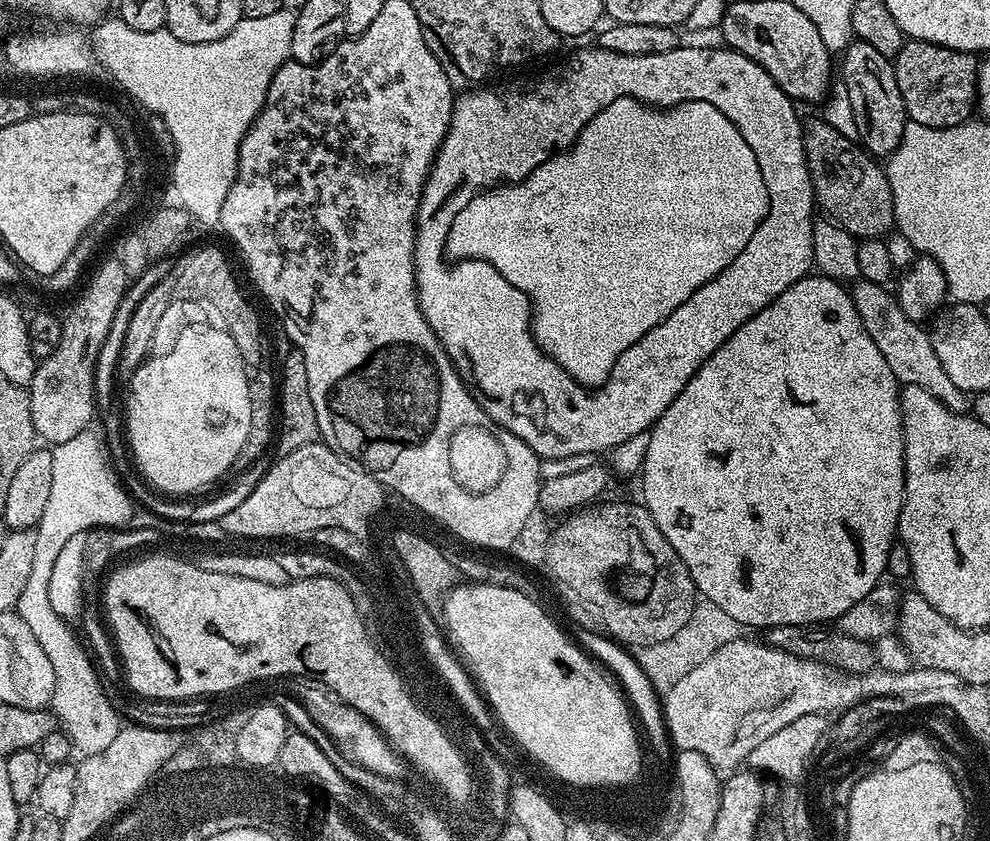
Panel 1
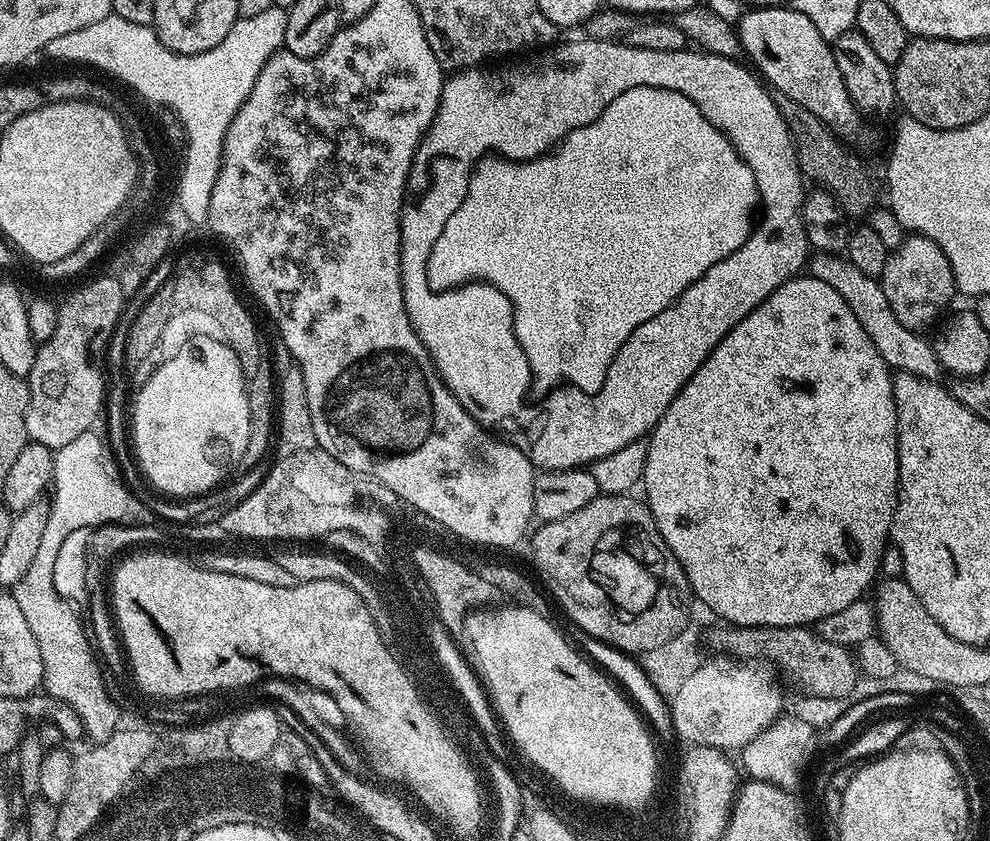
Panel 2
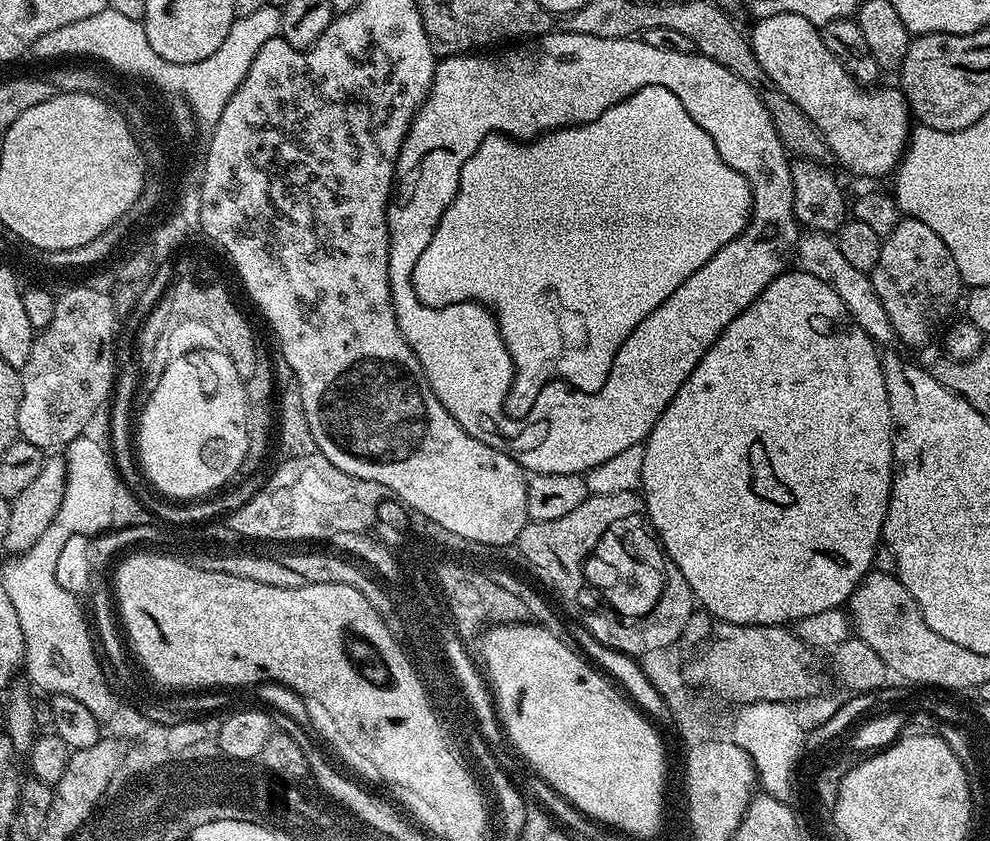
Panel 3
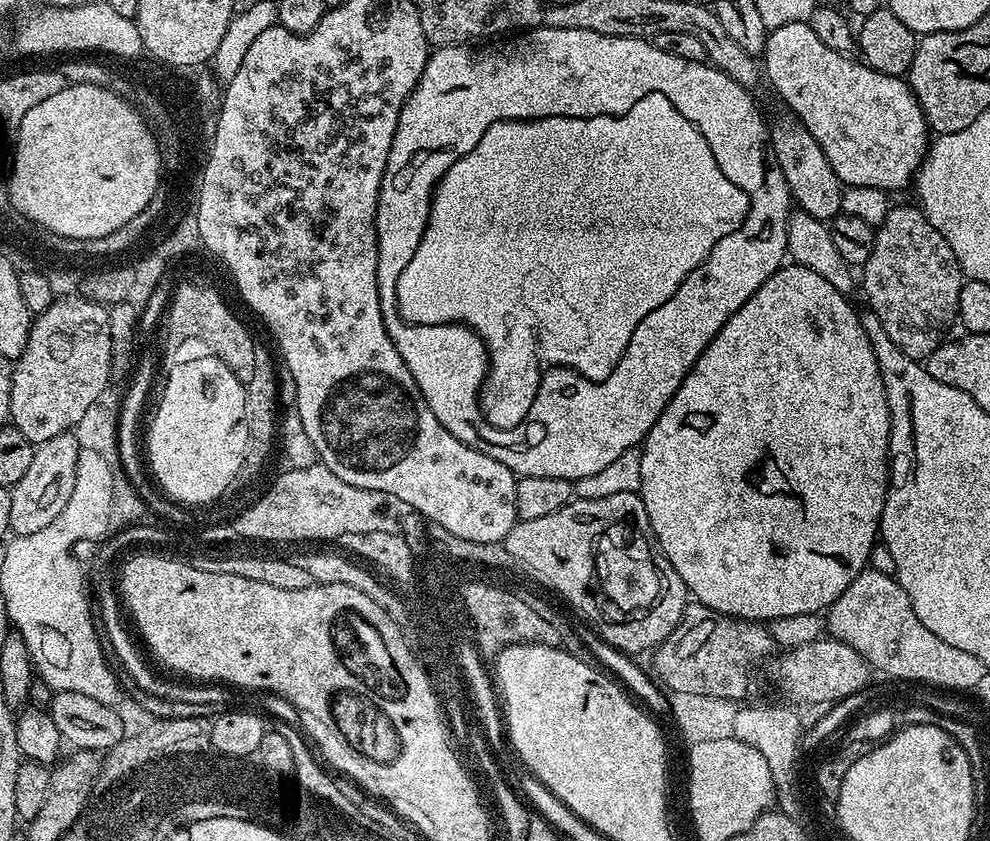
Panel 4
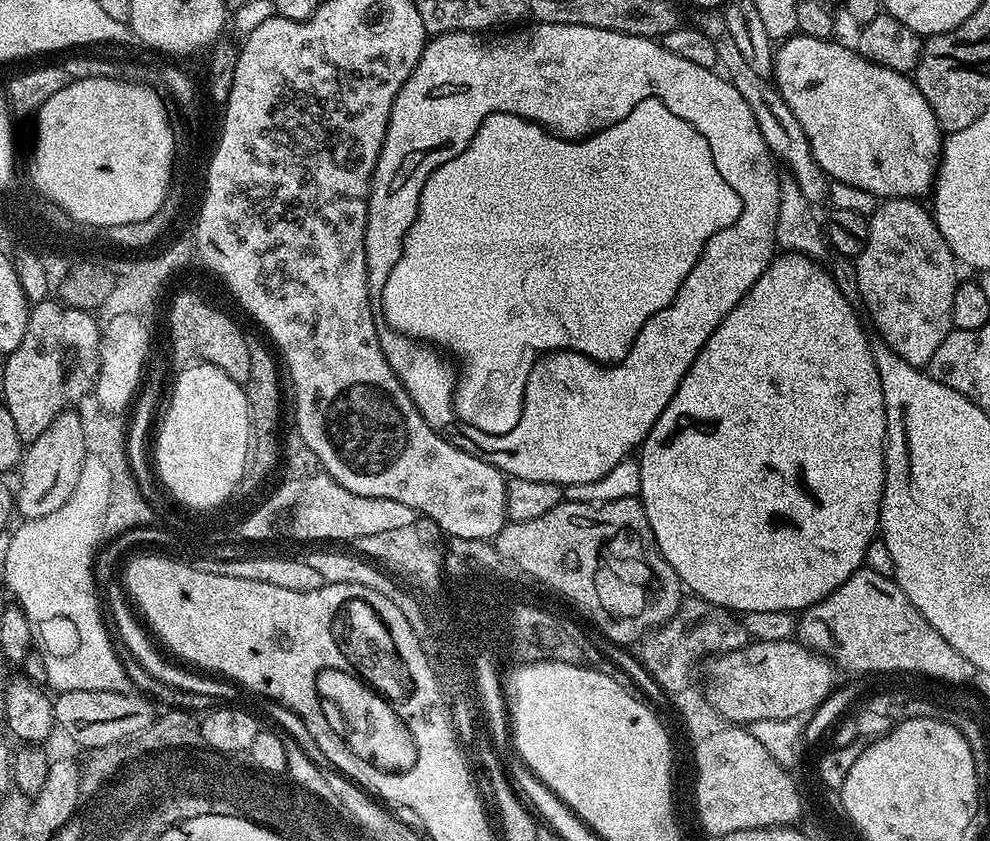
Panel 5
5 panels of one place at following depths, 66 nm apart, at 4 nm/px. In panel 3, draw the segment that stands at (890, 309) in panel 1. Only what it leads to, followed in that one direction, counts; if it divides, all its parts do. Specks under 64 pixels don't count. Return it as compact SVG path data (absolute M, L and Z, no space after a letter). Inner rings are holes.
M805 231L796 242L794 256L797 261L800 259L799 267L803 271L814 274L814 278L822 278L822 282L826 282L826 286L830 286L830 290L834 290L834 294L842 298L852 320L858 322L858 326L862 326L862 330L866 330L866 334L877 345L888 346L884 344L897 339L894 326L890 326L890 317L886 315L874 290L871 275L862 270L854 270L854 266L850 266L850 261L842 254L842 250L838 250L835 239L829 233Z

